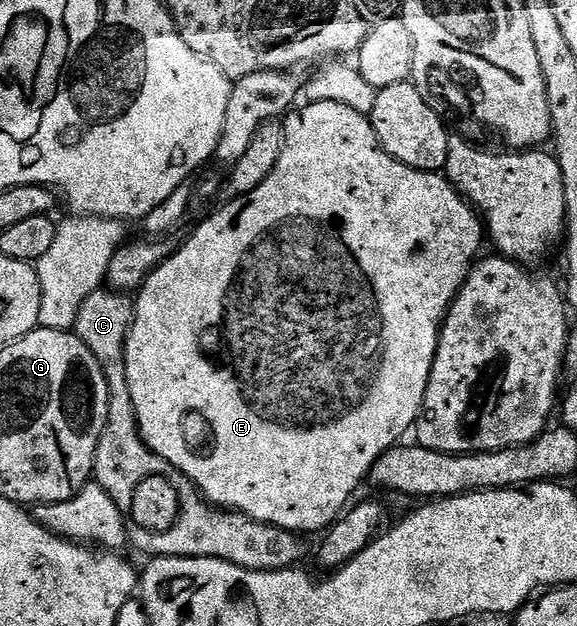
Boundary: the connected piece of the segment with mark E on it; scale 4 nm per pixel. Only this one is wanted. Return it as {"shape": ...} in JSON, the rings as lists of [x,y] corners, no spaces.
{"shape":[[[342,102],[305,105],[283,117],[284,145],[270,178],[249,196],[220,204],[217,212],[202,221],[196,233],[163,260],[135,293],[136,313],[126,342],[126,382],[130,386],[130,402],[134,402],[136,427],[144,444],[193,480],[209,504],[221,510],[240,512],[251,520],[287,532],[320,534],[340,519],[360,483],[369,479],[378,458],[397,447],[403,441],[400,439],[413,431],[440,345],[440,328],[448,315],[448,307],[468,278],[469,268],[481,255],[480,247],[486,244],[486,229],[472,205],[443,175],[415,172],[383,152],[369,117],[350,110],[350,106],[342,106]]]}

